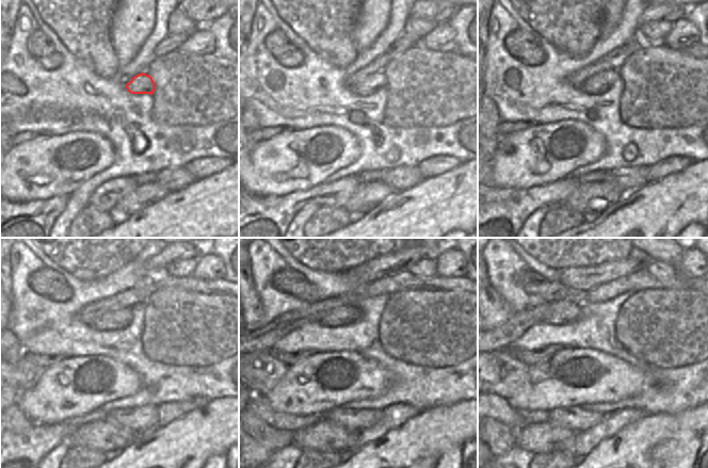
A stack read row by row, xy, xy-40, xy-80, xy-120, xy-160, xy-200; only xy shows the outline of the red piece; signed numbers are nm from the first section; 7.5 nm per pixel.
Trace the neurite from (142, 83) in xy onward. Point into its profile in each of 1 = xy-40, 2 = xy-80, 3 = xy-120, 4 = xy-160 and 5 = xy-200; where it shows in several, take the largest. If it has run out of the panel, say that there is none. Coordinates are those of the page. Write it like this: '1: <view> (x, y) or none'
1: xy-40 (374, 81)
2: xy-80 (599, 83)
3: xy-120 (119, 319)
4: xy-160 (328, 312)
5: xy-200 (566, 311)

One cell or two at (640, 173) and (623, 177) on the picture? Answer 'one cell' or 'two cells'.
one cell

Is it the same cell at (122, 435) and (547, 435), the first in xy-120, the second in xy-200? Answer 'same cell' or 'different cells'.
same cell

